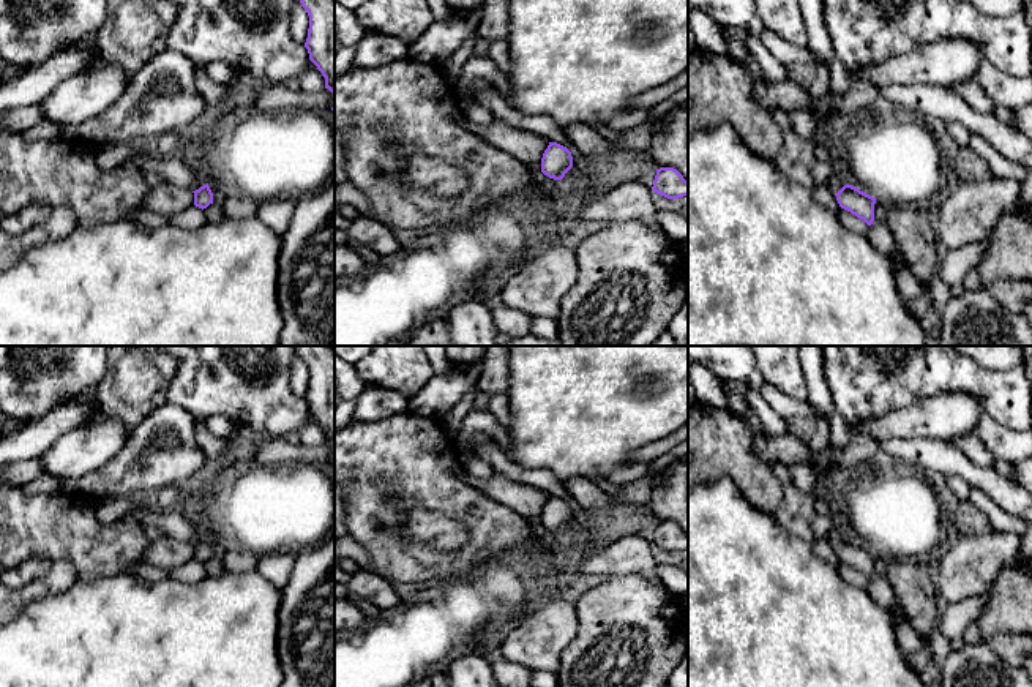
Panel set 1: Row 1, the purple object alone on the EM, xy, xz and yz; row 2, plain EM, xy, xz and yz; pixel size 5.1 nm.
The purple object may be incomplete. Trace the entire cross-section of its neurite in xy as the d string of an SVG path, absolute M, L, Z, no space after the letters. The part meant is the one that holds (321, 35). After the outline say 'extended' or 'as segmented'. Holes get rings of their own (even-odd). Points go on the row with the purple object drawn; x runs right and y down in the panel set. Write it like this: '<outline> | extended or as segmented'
M300 0L309 16L305 47L335 98L335 0Z | as segmented

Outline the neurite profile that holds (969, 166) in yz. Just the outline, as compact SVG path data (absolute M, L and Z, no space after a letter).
M961 148L955 161L955 171L961 183L993 178L988 164L970 148Z

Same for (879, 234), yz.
M874 220L869 226L868 238L879 253L888 257L893 275L898 270L909 267L901 248L885 223Z

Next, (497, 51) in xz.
M492 41L488 49L489 58L495 63L497 69L503 74L510 71L510 54L507 41Z

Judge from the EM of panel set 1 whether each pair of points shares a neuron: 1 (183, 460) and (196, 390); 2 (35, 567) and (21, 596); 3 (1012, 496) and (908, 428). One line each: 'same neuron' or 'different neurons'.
1: different neurons
2: different neurons
3: different neurons

